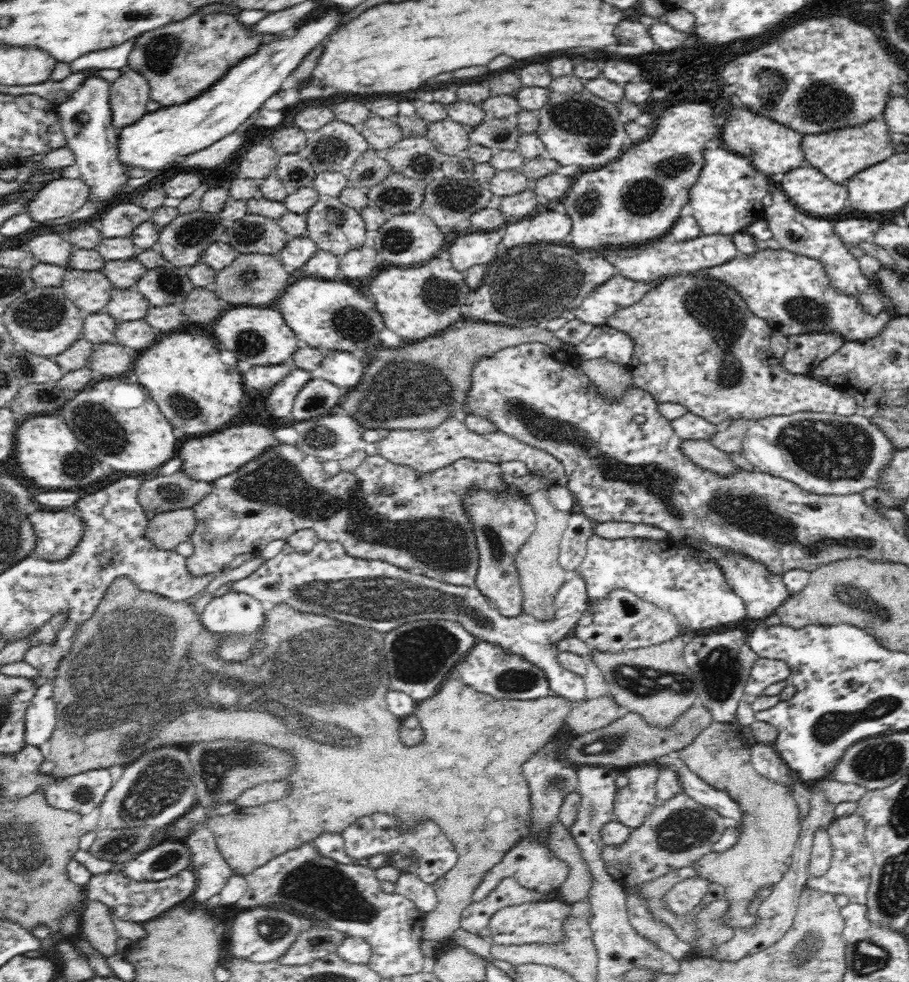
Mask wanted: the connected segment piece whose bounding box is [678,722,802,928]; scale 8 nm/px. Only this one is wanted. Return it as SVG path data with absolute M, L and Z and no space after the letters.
M713 722L678 752L679 758L696 776L716 790L728 793L742 811L738 842L730 850L705 854L690 867L695 868L698 876L724 886L730 908L722 919L731 928L744 928L751 926L758 917L757 913L750 914L746 908L756 890L762 886L774 886L790 868L793 850L801 836L802 822L792 795L792 786L776 783L758 774L751 763L750 749L744 748L740 742L734 742L734 736L730 736L732 731L728 724Z

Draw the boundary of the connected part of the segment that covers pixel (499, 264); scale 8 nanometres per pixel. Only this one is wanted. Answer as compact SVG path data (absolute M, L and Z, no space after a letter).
M536 243L494 257L487 264L488 272L480 286L468 295L470 310L467 318L508 326L521 322L519 327L524 328L580 306L590 292L616 275L616 271L607 258L576 250L568 243Z

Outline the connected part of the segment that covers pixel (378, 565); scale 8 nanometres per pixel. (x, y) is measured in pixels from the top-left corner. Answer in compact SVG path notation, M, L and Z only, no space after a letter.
M318 540L309 551L298 551L285 544L282 550L273 558L267 560L249 576L233 583L230 592L242 592L252 596L266 606L286 603L300 611L327 616L342 623L363 627L370 633L390 632L397 626L407 622L423 620L451 620L459 622L472 636L484 642L497 644L506 654L518 654L530 664L537 666L546 675L553 694L568 699L573 703L580 703L586 698L586 687L579 674L571 673L558 663L559 650L556 647L558 640L571 636L571 632L588 604L586 582L582 575L573 574L560 588L555 597L555 617L549 621L541 621L530 615L522 614L515 617L506 617L496 609L492 601L482 595L478 588L462 587L446 584L442 581L421 575L413 570L398 568L383 560L364 560L350 556L339 542Z

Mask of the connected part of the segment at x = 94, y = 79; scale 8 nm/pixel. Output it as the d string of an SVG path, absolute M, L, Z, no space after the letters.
M90 75L69 95L69 99L57 106L57 114L66 137L66 147L74 153L80 178L90 186L88 200L101 201L103 204L122 193L123 184L128 180L123 164L118 162L118 137L109 104L110 85L100 75Z

